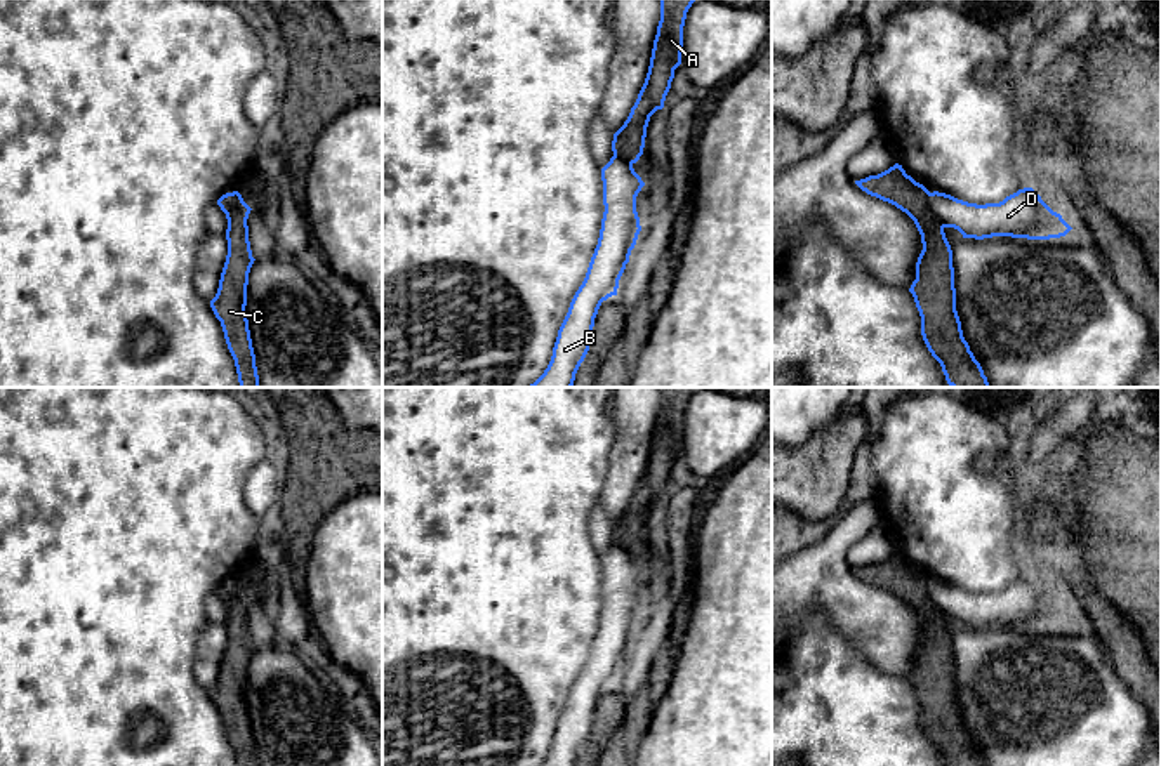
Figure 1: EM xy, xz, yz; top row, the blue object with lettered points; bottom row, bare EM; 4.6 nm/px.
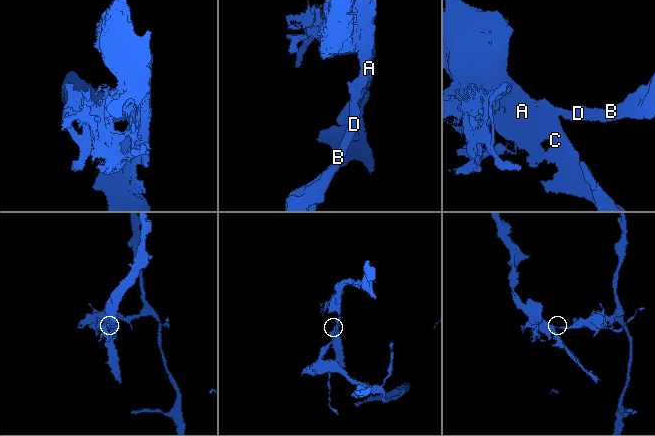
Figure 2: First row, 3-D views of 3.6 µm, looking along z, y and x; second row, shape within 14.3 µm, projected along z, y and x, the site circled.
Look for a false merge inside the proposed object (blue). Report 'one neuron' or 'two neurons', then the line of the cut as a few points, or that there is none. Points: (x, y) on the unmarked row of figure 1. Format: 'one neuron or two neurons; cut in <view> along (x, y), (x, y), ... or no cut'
two neurons; cut in yz along (928, 582), (928, 598), (944, 615)

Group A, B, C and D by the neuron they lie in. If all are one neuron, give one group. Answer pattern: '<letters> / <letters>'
A C / B D

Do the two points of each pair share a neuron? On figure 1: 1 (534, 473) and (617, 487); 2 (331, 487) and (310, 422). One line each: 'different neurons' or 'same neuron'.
1: different neurons
2: same neuron

